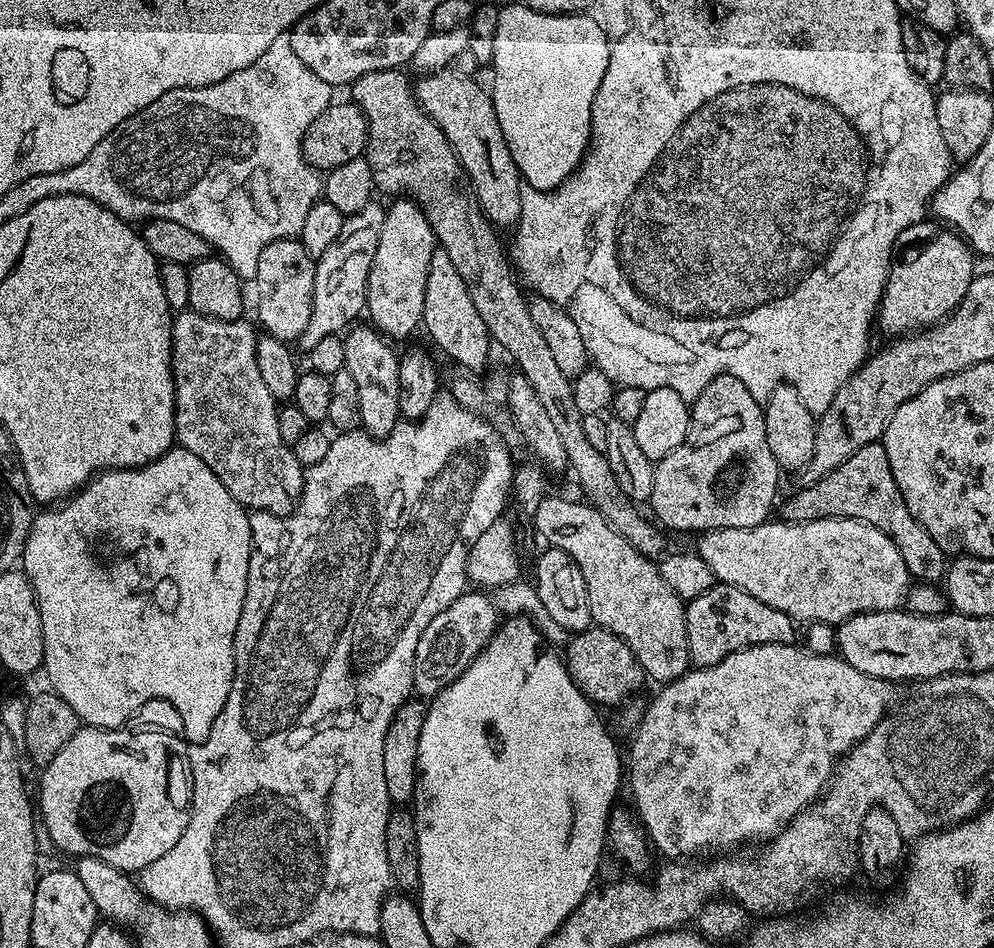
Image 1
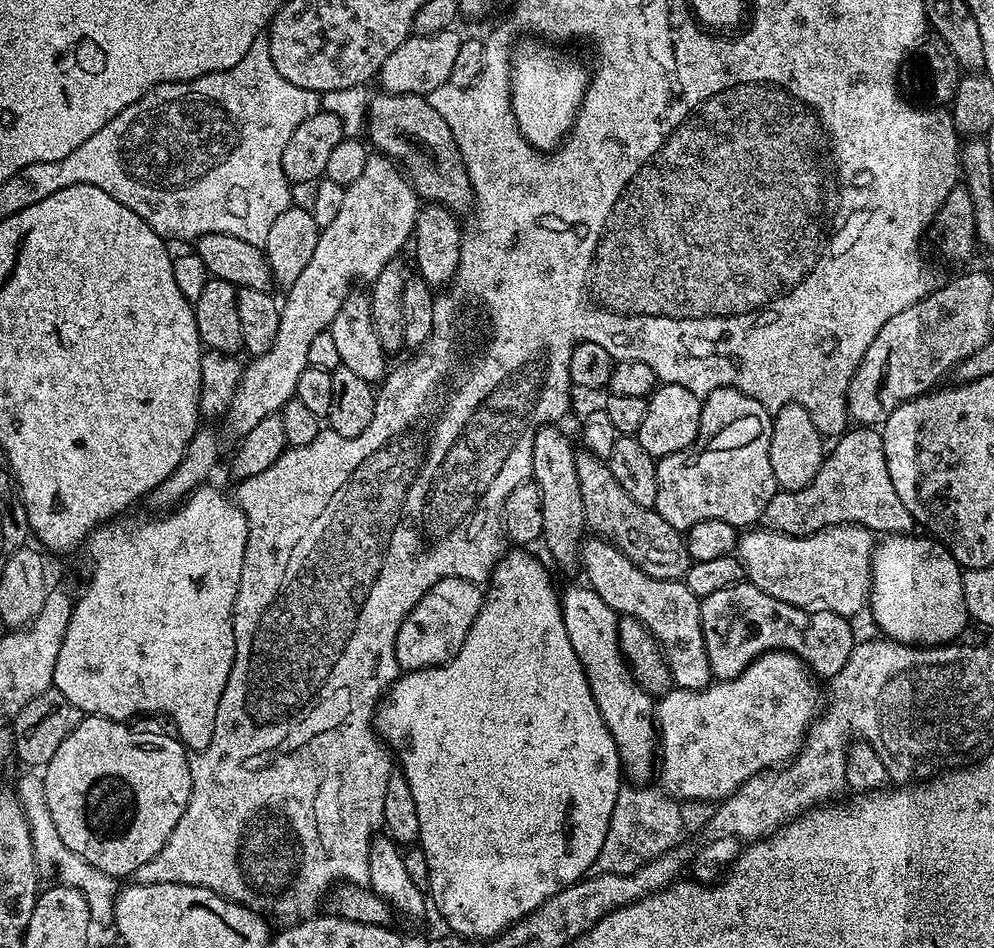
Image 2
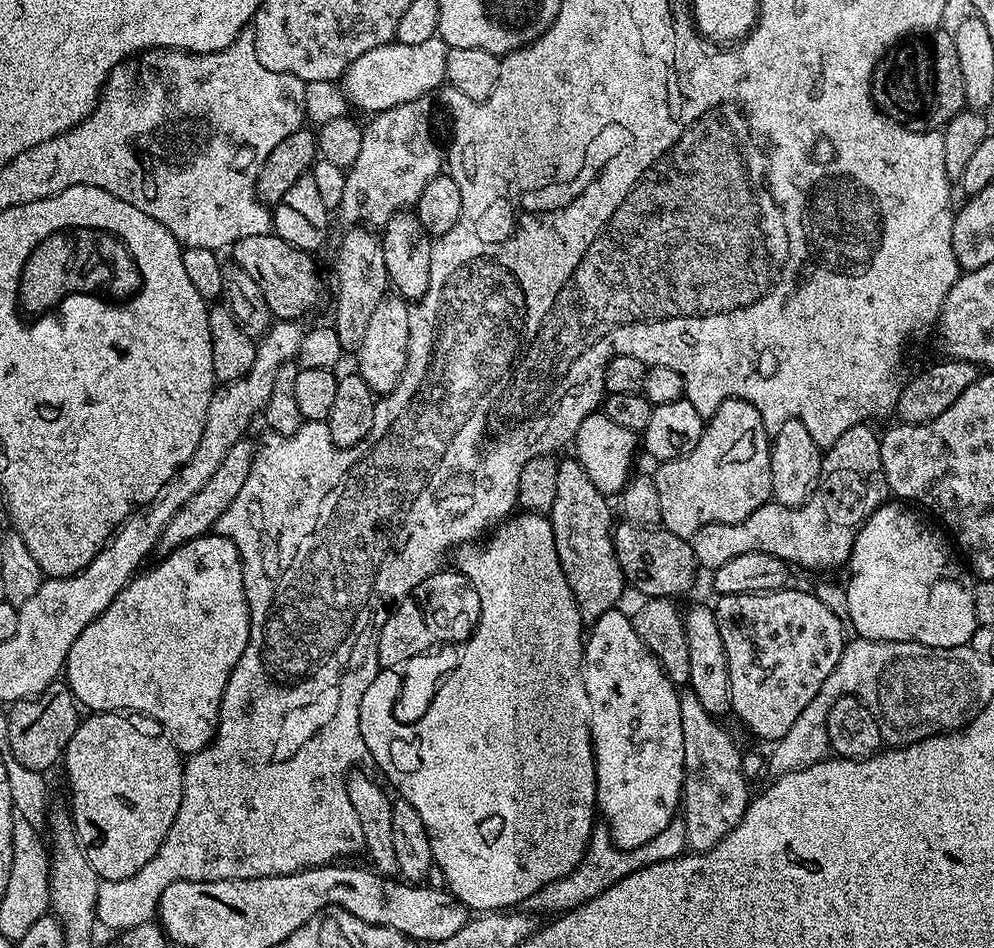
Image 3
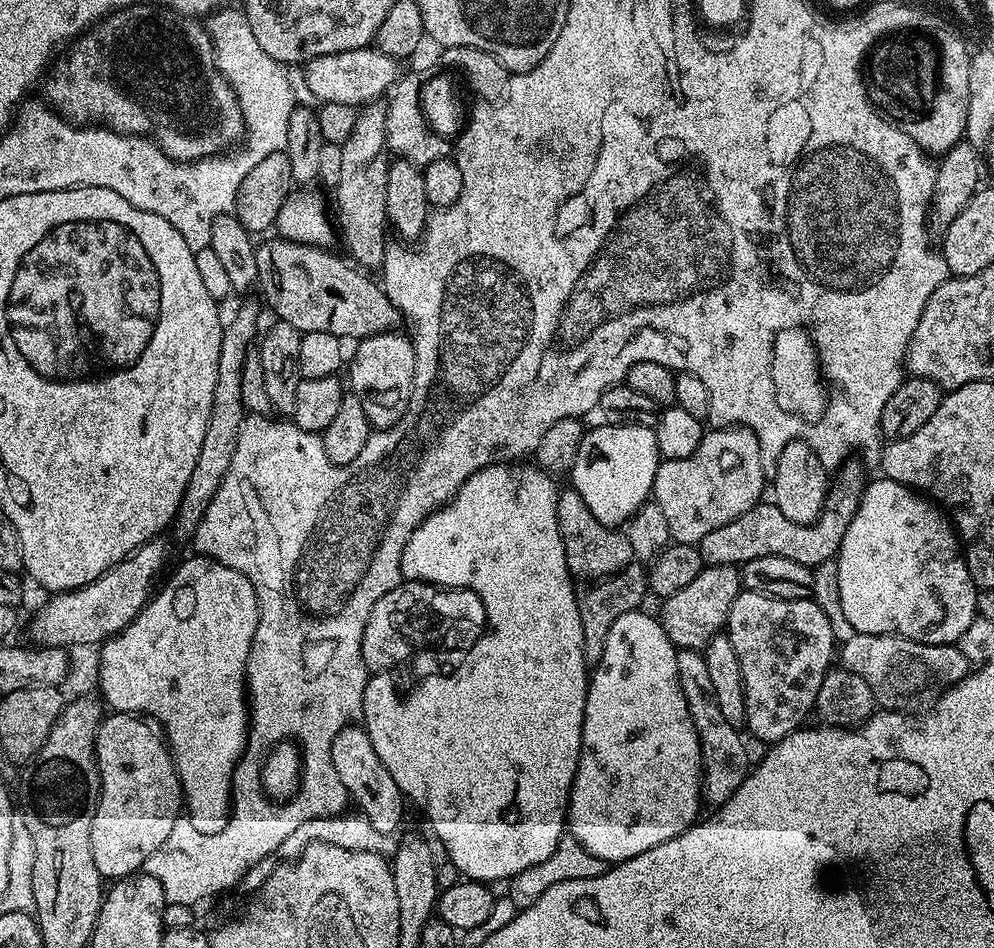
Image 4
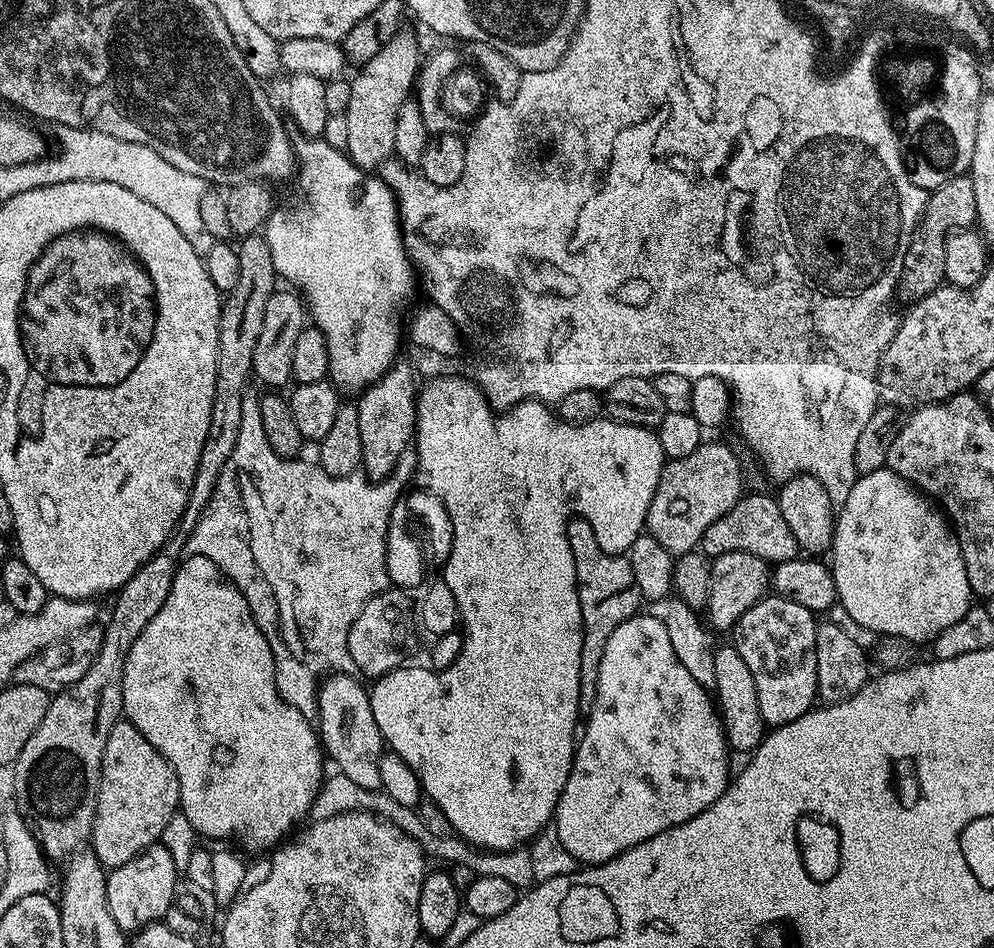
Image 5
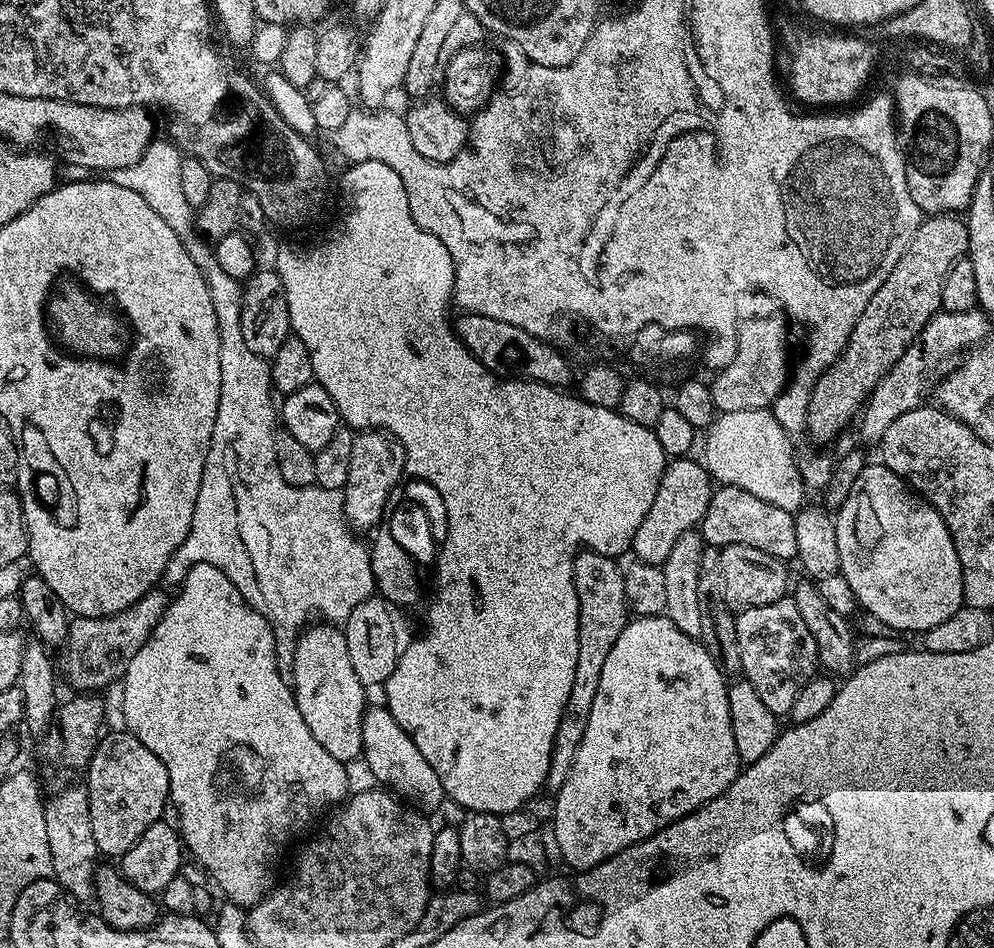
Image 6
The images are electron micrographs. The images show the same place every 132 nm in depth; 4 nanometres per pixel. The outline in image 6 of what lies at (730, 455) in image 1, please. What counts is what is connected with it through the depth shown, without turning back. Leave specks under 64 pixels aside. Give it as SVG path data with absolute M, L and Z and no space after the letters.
M672 458L665 463L658 494L654 494L654 502L650 505L646 518L642 518L642 526L638 526L632 539L631 555L636 555L633 557L641 564L663 566L674 542L678 542L682 534L693 531L703 520L706 506L710 506L714 480L699 459L692 459Z

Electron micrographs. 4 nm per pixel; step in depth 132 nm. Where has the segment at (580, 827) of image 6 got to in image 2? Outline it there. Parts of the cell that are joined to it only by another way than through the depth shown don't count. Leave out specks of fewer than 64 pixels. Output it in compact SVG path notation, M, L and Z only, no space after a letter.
M590 587L563 589L560 601L562 618L566 624L566 634L570 634L570 646L574 646L574 654L578 654L578 662L588 679L594 702L606 722L606 726L620 755L620 767L632 782L648 782L654 776L654 765L658 760L658 729L654 715L654 700L647 692L638 687L632 678L632 669L624 659L620 643L618 642L618 614Z

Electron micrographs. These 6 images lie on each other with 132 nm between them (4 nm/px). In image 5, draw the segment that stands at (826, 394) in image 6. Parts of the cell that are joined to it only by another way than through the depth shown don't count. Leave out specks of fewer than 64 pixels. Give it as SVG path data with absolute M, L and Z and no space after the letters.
M967 174L950 178L950 182L942 182L942 186L931 189L924 206L924 214L916 223L912 241L906 250L899 291L912 296L911 298L919 298L941 287L945 283L946 242L949 236L954 232L971 229L975 222L974 186Z

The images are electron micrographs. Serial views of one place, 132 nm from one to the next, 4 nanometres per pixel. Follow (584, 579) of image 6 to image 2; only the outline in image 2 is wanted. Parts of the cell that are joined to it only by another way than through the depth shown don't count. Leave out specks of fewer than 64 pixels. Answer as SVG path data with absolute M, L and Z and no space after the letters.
M560 426L536 429L532 443L531 479L538 486L542 498L542 544L548 547L552 560L566 571L577 571L580 562L580 546L586 536L582 490L578 487L578 470L574 470L577 451L564 437Z

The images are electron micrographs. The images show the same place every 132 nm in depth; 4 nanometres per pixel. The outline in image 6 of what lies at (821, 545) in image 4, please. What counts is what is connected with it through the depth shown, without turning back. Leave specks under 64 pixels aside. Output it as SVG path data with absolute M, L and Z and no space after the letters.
M720 484L713 491L710 506L706 506L706 514L698 525L698 531L712 546L744 543L766 554L774 554L774 558L785 562L796 560L798 534L795 515L756 498L736 485Z

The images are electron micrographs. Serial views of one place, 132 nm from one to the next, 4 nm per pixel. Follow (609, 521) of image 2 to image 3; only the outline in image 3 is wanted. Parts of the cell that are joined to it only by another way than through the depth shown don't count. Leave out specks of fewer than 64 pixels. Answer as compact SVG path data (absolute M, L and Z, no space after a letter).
M620 522L615 525L612 541L616 557L624 571L624 579L644 598L677 598L696 584L698 565L691 543L685 537L669 532L663 526L645 526Z

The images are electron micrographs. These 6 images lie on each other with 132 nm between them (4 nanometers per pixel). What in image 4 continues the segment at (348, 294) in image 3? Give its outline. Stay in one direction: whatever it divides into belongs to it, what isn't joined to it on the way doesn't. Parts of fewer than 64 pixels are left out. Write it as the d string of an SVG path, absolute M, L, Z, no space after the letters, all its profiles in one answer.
M373 102L365 104L359 109L356 117L356 125L346 138L346 142L340 145L342 150L342 171L338 182L334 185L336 192L336 212L340 215L340 224L338 220L338 232L344 235L344 240L348 243L347 255L361 269L372 270L368 268L379 269L384 263L384 250L386 241L384 241L384 228L389 227L388 215L386 214L386 174L390 163L389 153L386 151L386 114L387 107L383 103Z

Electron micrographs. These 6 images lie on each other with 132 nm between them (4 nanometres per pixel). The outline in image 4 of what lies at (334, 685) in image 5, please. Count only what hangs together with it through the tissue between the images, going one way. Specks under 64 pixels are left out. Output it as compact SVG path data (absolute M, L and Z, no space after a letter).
M360 726L344 728L332 743L332 761L338 778L342 778L342 786L346 786L355 807L370 820L374 830L395 833L395 828L404 816L406 798L398 790L394 778L390 778L390 770L382 766L382 758L378 758L374 751L374 742L370 742L370 734Z

